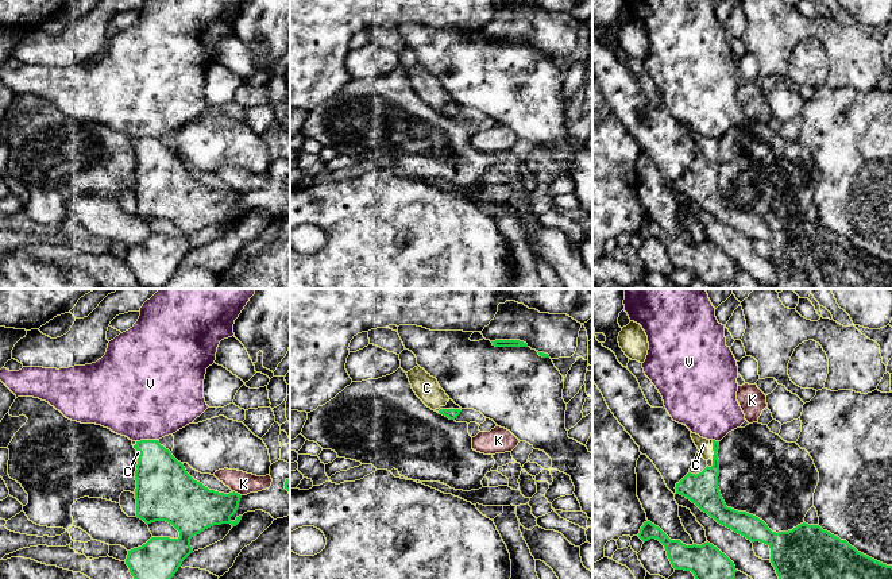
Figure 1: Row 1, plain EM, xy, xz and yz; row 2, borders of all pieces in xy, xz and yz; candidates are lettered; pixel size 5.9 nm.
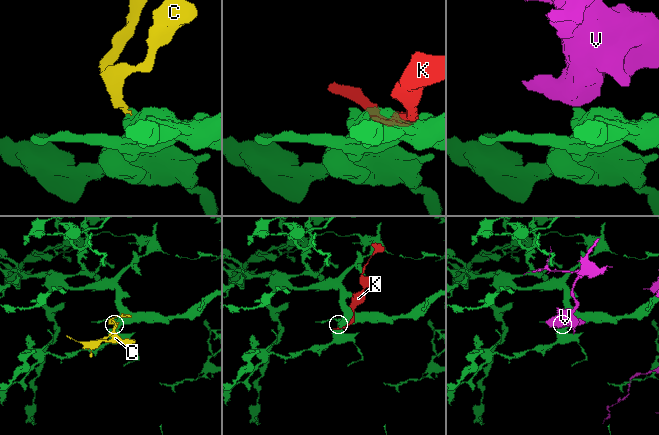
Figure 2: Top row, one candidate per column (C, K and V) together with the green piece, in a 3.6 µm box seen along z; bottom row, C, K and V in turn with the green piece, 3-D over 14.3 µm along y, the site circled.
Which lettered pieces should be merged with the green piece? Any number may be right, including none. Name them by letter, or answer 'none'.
C

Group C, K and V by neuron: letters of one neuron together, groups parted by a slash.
C / K / V

